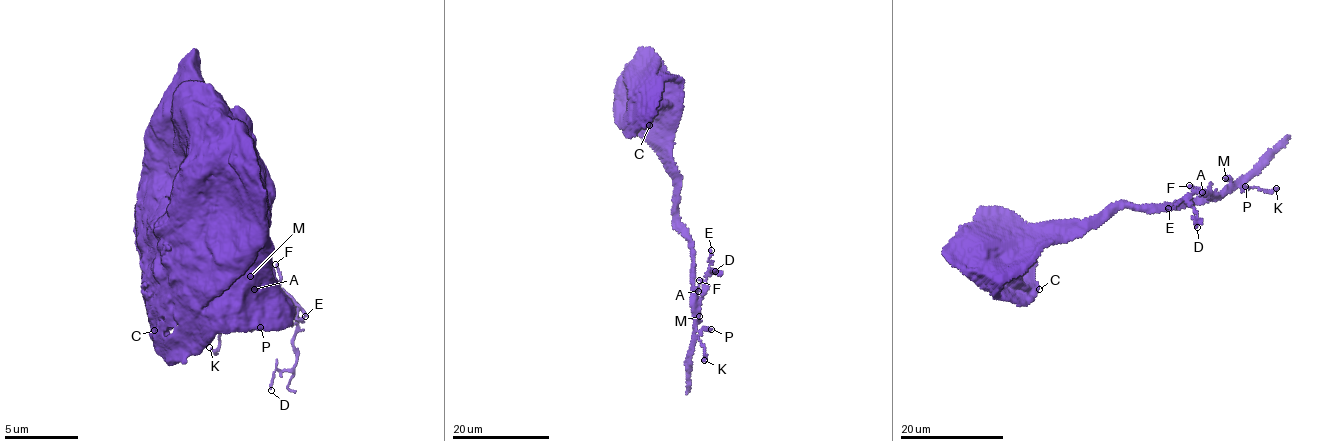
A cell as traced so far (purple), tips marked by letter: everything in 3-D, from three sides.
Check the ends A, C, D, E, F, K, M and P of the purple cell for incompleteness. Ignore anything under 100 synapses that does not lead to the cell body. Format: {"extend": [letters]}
{"extend": []}

